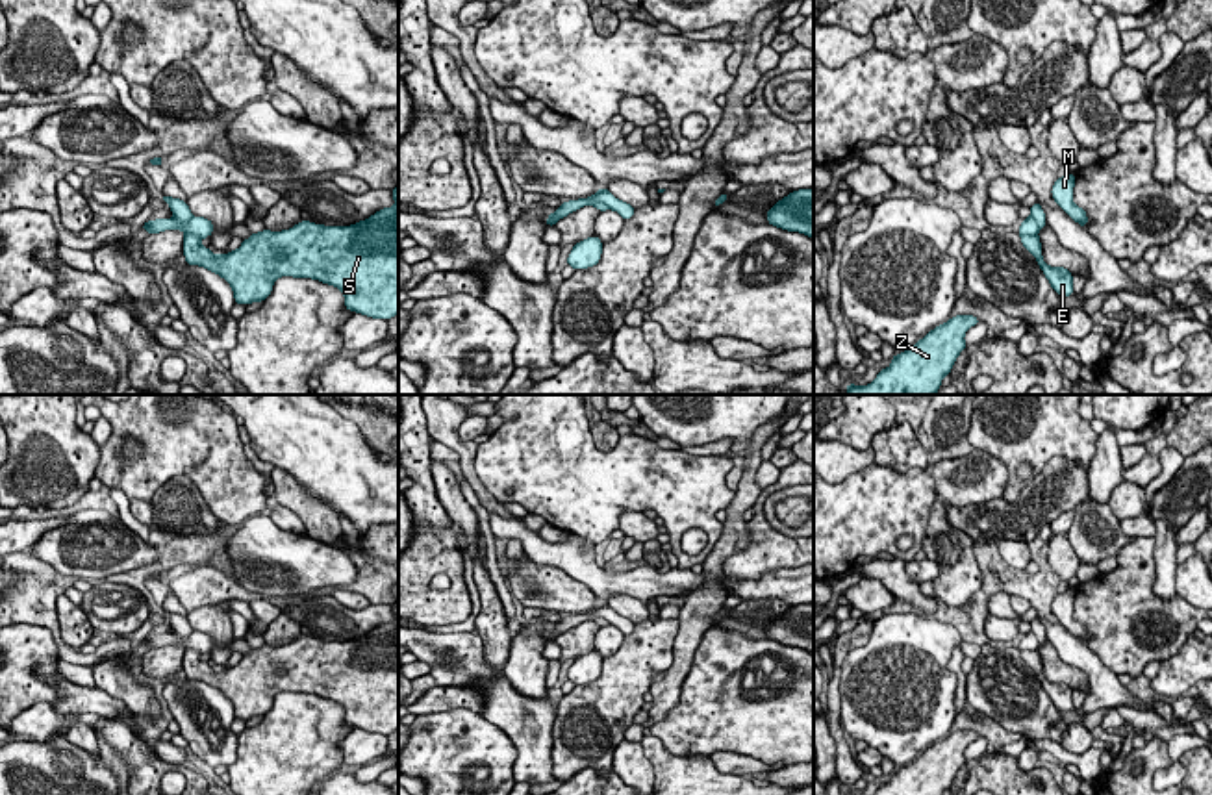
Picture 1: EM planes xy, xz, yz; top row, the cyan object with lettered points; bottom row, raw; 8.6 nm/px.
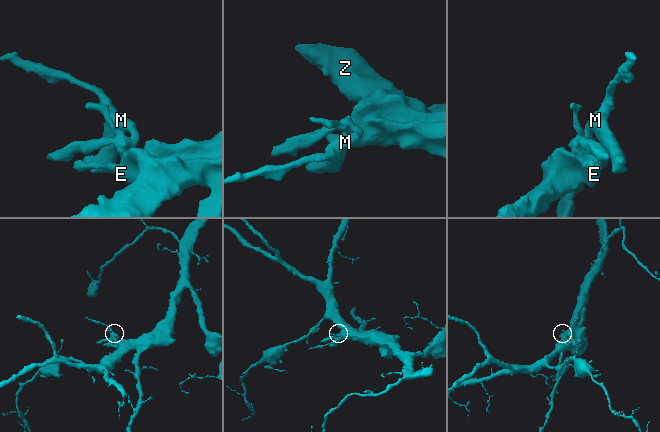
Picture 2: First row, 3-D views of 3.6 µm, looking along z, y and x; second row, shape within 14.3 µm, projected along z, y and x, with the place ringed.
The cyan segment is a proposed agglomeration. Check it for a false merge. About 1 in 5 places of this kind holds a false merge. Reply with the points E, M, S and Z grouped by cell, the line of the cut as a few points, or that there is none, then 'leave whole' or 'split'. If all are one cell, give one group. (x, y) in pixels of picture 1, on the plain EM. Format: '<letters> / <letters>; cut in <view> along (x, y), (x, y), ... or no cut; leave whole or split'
E S Z / M; cut in xy along (191, 630), (188, 636), (175, 632); split

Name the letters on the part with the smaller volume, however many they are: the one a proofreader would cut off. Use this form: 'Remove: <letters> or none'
Remove: M

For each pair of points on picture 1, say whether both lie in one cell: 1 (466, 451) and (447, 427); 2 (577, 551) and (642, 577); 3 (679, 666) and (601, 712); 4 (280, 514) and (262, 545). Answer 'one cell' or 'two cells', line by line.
1: one cell
2: one cell
3: two cells
4: two cells

